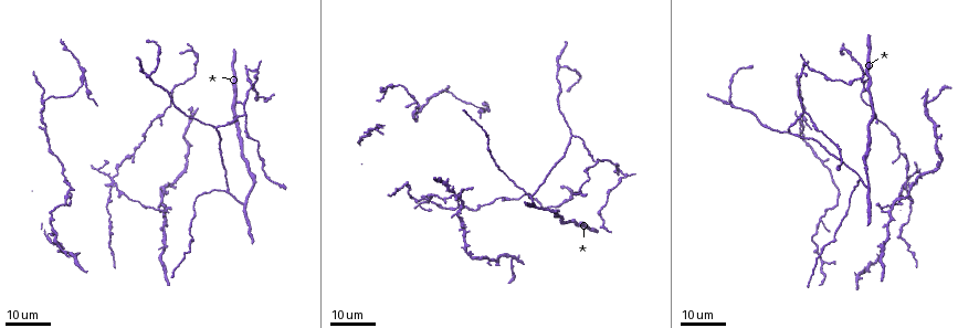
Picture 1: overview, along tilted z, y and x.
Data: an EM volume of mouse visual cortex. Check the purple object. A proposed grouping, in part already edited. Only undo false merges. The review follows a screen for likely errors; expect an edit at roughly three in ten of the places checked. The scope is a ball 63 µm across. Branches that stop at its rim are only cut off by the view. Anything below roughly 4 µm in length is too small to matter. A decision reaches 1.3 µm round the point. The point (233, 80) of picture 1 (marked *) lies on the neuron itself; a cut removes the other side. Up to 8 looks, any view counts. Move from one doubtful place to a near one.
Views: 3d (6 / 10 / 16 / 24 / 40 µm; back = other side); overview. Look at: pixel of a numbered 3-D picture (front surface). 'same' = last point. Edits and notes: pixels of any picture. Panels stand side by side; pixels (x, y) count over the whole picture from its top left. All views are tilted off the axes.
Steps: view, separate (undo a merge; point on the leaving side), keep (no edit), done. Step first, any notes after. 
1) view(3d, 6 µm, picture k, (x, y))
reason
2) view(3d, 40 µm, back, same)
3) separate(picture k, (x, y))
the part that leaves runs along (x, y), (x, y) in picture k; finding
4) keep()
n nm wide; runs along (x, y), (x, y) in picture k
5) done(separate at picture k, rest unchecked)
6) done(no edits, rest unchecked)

view(3d, 24 µm, picture 1, (803, 110))
a fork

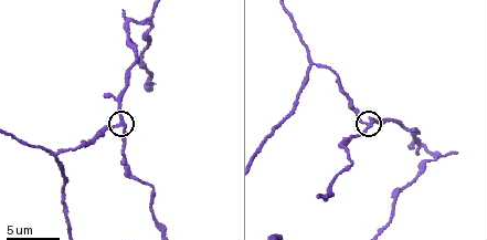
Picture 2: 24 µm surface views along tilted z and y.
view(3d, 6 µm, picture 2, (123, 122))

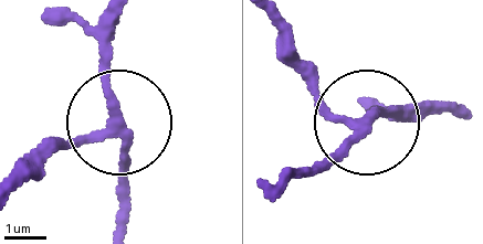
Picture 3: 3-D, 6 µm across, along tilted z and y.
keep()
180 nm wide; runs along (18, 184), (113, 129), (128, 204) in picture 3; continuous, no second neuron

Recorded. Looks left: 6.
view(3d, 10 µm, picture 2, (54, 154))
three arms meet

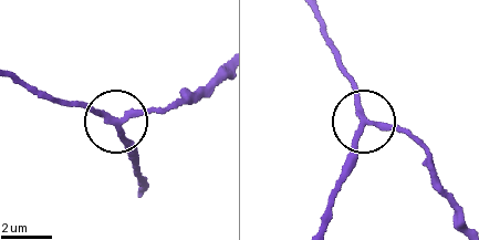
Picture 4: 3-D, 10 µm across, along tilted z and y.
view(3d, 6 µm, picture 4, (365, 119))
zoom in

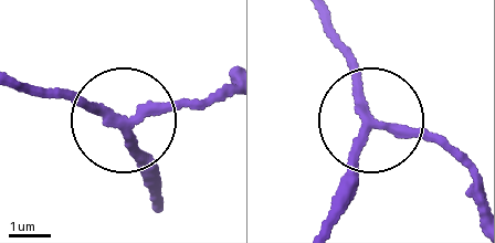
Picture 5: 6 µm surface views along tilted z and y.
keep()
210 nm wide; runs along (151, 203), (115, 115), (22, 88) in picture 5; continuous, no second neuron

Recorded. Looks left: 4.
view(3d, 24 µm, picture 1, (732, 104))
three arms meet

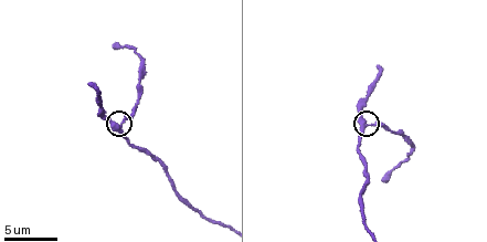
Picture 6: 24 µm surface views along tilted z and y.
view(3d, 10 µm, picture 6, (372, 124))
zoom in

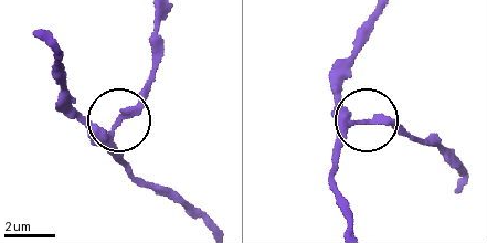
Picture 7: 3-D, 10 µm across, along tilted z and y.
keep()
side arm 8 µm; runs along (346, 222), (334, 173), (337, 145), (364, 119), (332, 86) in picture 7; all the same neuron

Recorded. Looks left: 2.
view(3d, 16 µm, picture 1, (826, 212))
thin neck

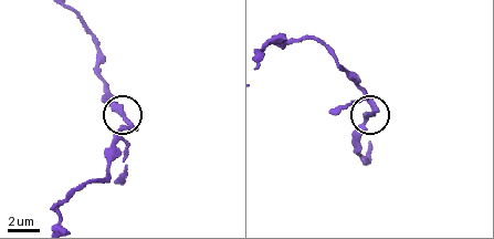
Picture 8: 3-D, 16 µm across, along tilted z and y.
view(3d, 6 µm, picture 8, (370, 114))
closer look

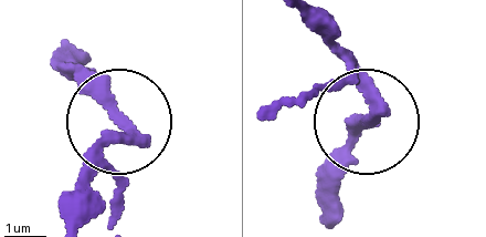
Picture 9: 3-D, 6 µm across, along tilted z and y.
keep()
all the same neuron

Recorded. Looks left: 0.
done(no edits, rest unchecked)

